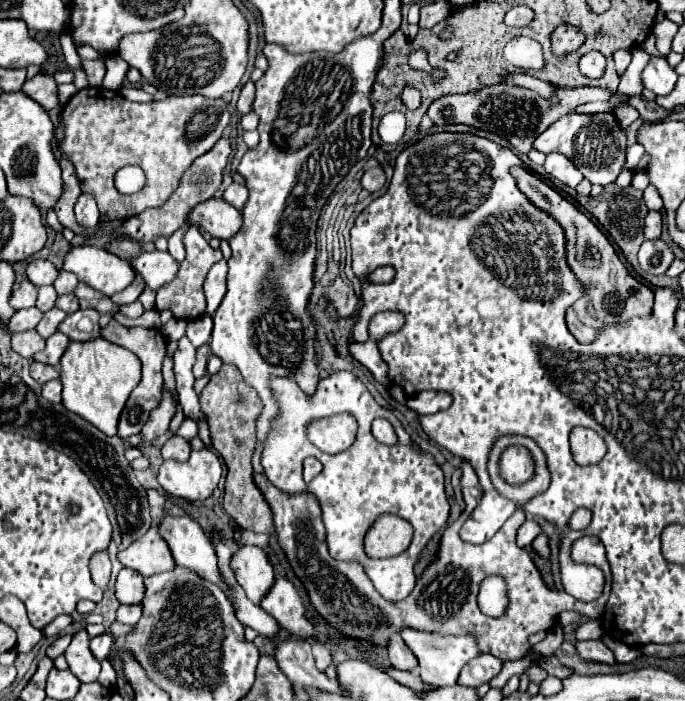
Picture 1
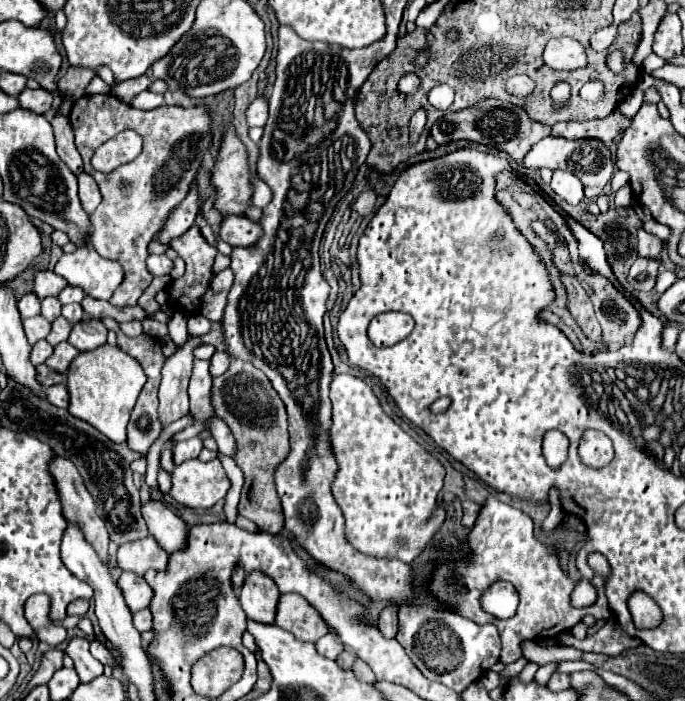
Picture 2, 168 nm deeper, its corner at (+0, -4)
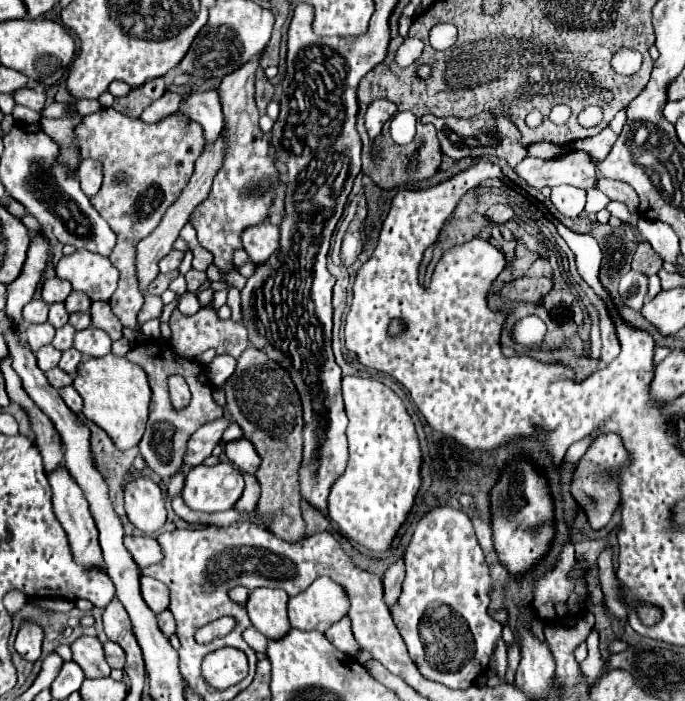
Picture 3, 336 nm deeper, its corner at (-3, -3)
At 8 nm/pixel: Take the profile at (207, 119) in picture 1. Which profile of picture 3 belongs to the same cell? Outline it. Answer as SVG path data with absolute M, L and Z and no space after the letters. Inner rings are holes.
M102 109L100 113L84 117L76 131L82 157L100 159L104 163L102 187L90 199L90 203L118 235L118 243L110 255L112 265L120 271L118 289L110 299L112 313L124 327L138 331L136 343L146 343L146 337L136 321L136 315L144 303L144 295L138 291L134 267L136 243L158 227L170 203L174 203L174 199L178 199L182 193L182 187L186 187L190 175L194 173L194 161L200 157L206 145L204 129L182 113L148 125L140 119L126 117L116 109Z

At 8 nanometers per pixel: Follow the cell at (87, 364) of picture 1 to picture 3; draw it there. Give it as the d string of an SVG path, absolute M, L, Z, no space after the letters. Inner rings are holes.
M112 353L106 357L82 359L74 379L74 389L84 399L82 413L86 415L86 419L102 427L110 435L110 439L120 445L122 451L140 443L146 429L148 405L152 397L146 373L140 365L134 365L126 357L116 357Z

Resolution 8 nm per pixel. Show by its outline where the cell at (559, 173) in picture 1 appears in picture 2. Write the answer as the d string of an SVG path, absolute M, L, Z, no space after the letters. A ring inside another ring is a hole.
M553 172L551 188L569 204L579 204L583 200L583 184L571 172Z

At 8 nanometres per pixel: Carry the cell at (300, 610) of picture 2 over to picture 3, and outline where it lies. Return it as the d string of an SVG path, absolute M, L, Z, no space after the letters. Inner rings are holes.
M320 577L306 591L292 597L288 617L294 629L326 631L350 609L350 599L342 585Z

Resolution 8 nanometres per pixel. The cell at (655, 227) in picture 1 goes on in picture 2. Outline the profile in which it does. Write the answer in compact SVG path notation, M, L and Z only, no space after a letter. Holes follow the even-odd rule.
M641 228L639 234L637 234L637 238L639 238L639 256L659 258L659 252L663 248L663 242L655 234L651 234L645 228Z

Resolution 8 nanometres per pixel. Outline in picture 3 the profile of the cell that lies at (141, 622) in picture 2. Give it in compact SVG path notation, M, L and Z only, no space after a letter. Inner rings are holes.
M162 611L162 613L158 615L158 625L160 625L162 633L164 633L164 635L168 635L168 637L176 633L176 623L174 623L174 619L172 619L170 611Z

